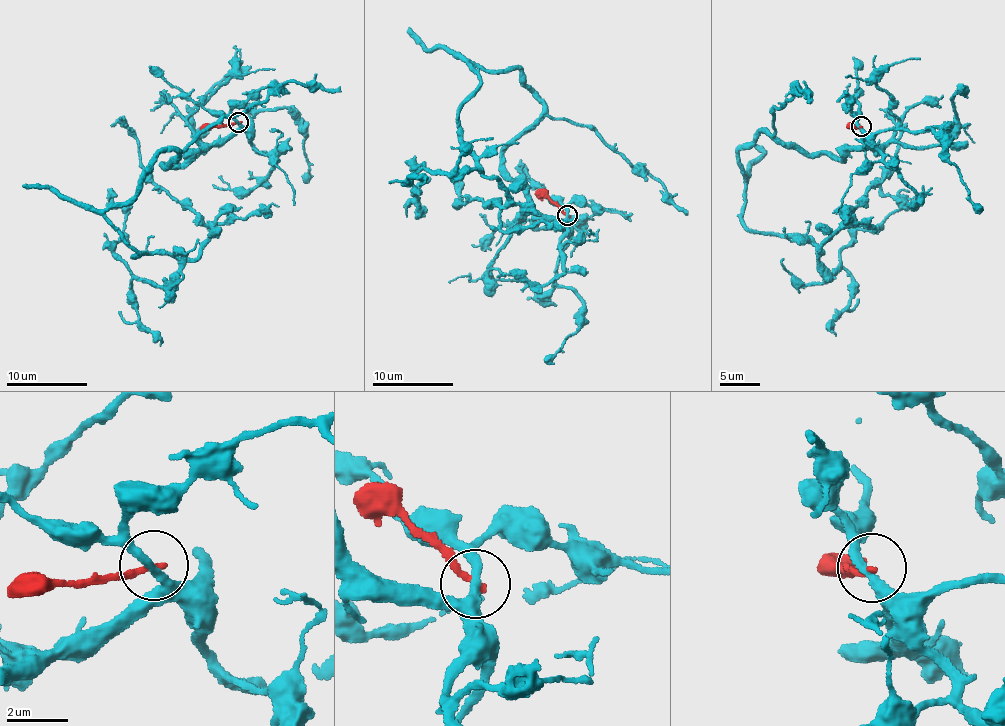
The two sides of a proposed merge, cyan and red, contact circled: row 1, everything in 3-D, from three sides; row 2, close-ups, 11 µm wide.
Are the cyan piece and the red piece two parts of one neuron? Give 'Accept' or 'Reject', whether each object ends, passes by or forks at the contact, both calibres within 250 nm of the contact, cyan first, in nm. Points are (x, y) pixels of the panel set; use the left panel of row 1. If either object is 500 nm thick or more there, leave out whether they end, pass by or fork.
Reject. At the ring cyan passes by. At the ring red ends. Thickness 280 nm (cyan) against 220 nm

